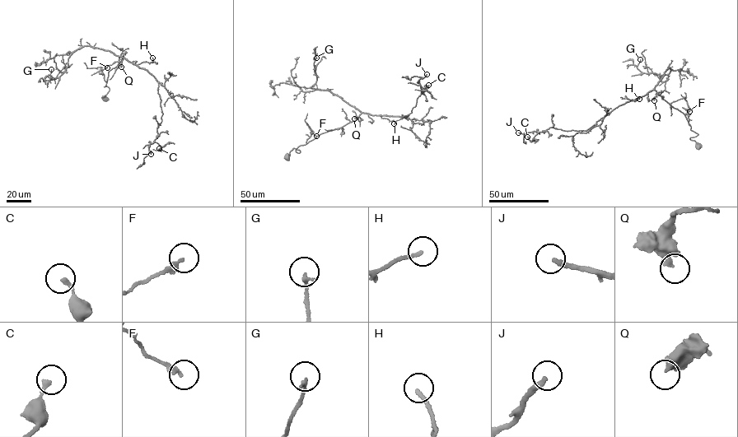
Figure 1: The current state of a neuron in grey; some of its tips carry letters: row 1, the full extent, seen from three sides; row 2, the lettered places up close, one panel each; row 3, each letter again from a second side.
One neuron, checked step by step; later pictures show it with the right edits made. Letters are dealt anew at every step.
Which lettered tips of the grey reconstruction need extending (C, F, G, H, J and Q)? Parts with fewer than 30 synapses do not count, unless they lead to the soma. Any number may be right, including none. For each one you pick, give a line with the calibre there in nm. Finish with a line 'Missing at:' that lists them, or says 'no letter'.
J: 240 nm
Missing at: J

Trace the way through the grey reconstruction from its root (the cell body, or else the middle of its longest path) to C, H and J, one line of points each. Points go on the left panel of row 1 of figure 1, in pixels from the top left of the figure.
C: (105, 99), (109, 90), (104, 86), (109, 71), (122, 57), (154, 76), (163, 113), (154, 141), (159, 148)
H: (105, 99), (109, 90), (104, 86), (109, 71), (121, 61), (121, 57), (137, 65), (151, 62), (152, 58)
J: (105, 99), (109, 71), (122, 57), (154, 76), (163, 114), (151, 154)

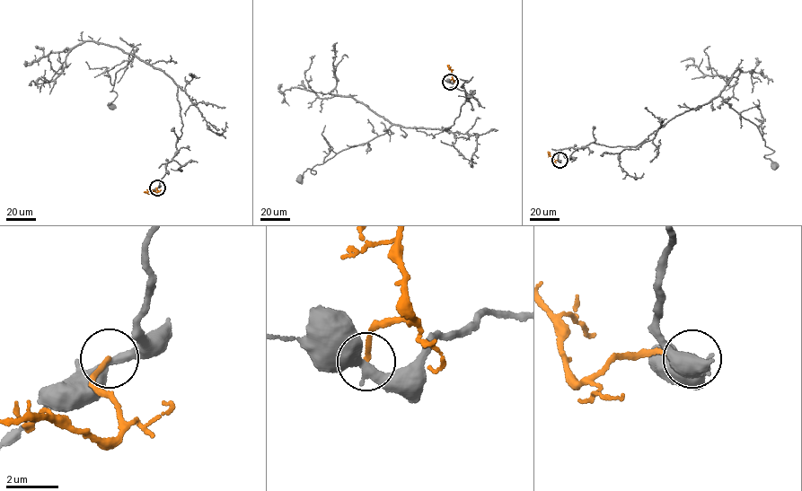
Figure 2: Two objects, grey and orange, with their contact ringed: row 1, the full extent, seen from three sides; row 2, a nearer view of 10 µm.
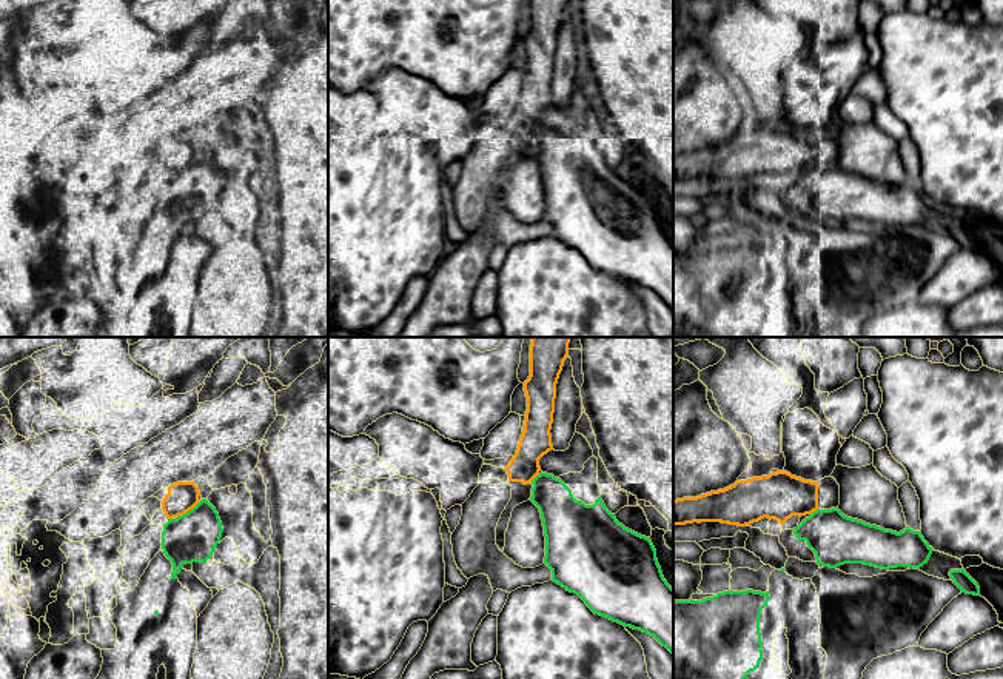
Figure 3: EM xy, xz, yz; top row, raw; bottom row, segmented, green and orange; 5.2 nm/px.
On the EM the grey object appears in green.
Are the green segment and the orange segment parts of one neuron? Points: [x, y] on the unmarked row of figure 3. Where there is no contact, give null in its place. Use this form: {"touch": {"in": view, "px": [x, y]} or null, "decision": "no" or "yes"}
{"touch": {"in": "xy", "px": [190, 165]}, "decision": "no"}

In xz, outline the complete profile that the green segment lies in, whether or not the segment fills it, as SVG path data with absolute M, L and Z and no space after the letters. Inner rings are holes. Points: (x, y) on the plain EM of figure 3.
M541 128L532 140L530 156L541 168L550 236L578 249L595 269L653 291L673 309L673 243L663 231L650 192L619 179L601 151L593 160L576 156L553 129Z

